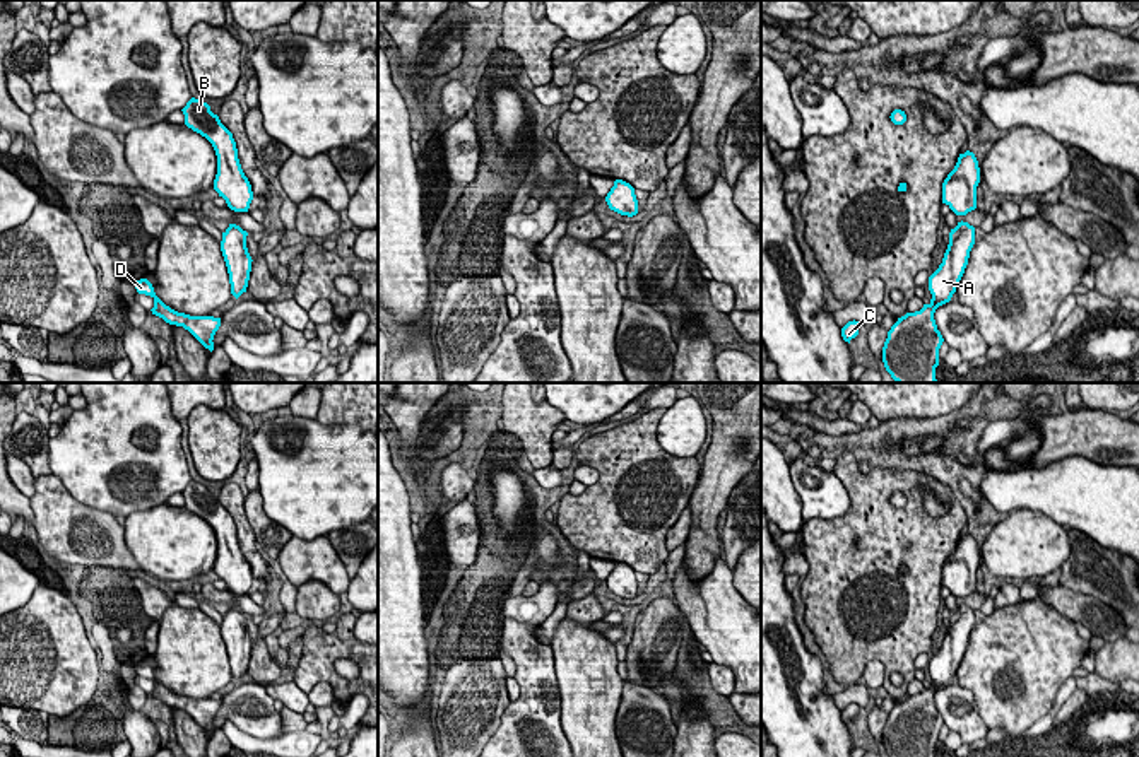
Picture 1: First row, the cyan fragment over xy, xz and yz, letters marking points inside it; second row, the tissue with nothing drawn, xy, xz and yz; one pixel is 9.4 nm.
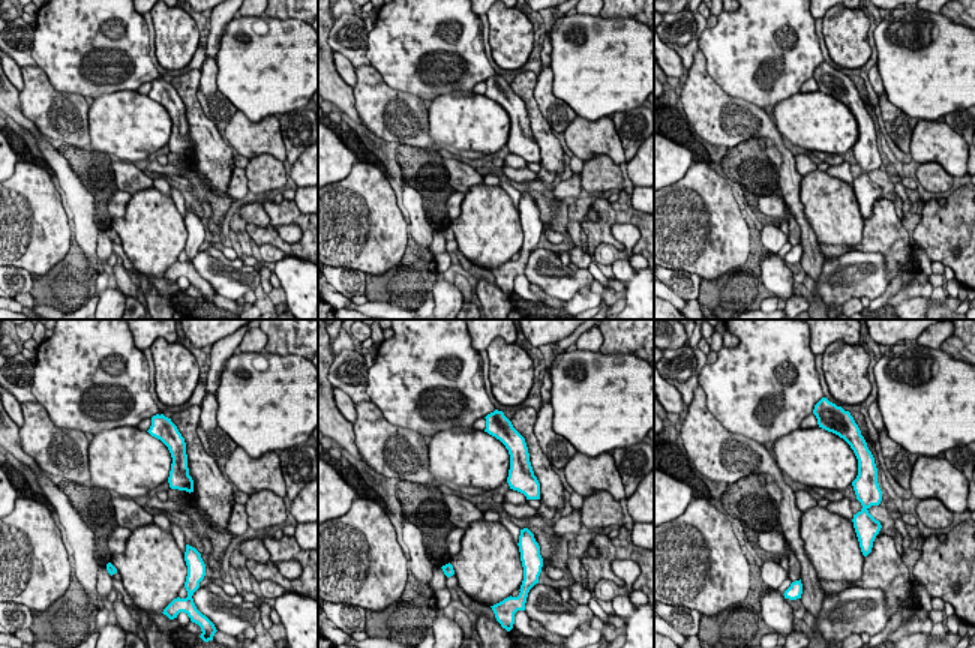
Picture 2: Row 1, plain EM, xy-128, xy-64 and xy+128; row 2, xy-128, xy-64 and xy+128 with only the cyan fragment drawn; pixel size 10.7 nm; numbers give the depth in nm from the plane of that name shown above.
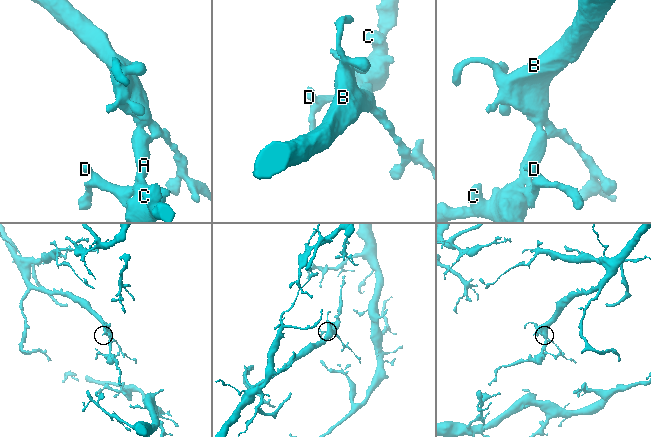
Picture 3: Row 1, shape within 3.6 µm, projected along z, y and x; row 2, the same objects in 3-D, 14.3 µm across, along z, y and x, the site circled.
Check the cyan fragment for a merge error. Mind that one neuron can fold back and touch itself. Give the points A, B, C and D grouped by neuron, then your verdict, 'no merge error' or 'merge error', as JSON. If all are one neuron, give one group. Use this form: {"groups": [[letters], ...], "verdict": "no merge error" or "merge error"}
{"groups": [["A", "B", "C", "D"]], "verdict": "no merge error"}

